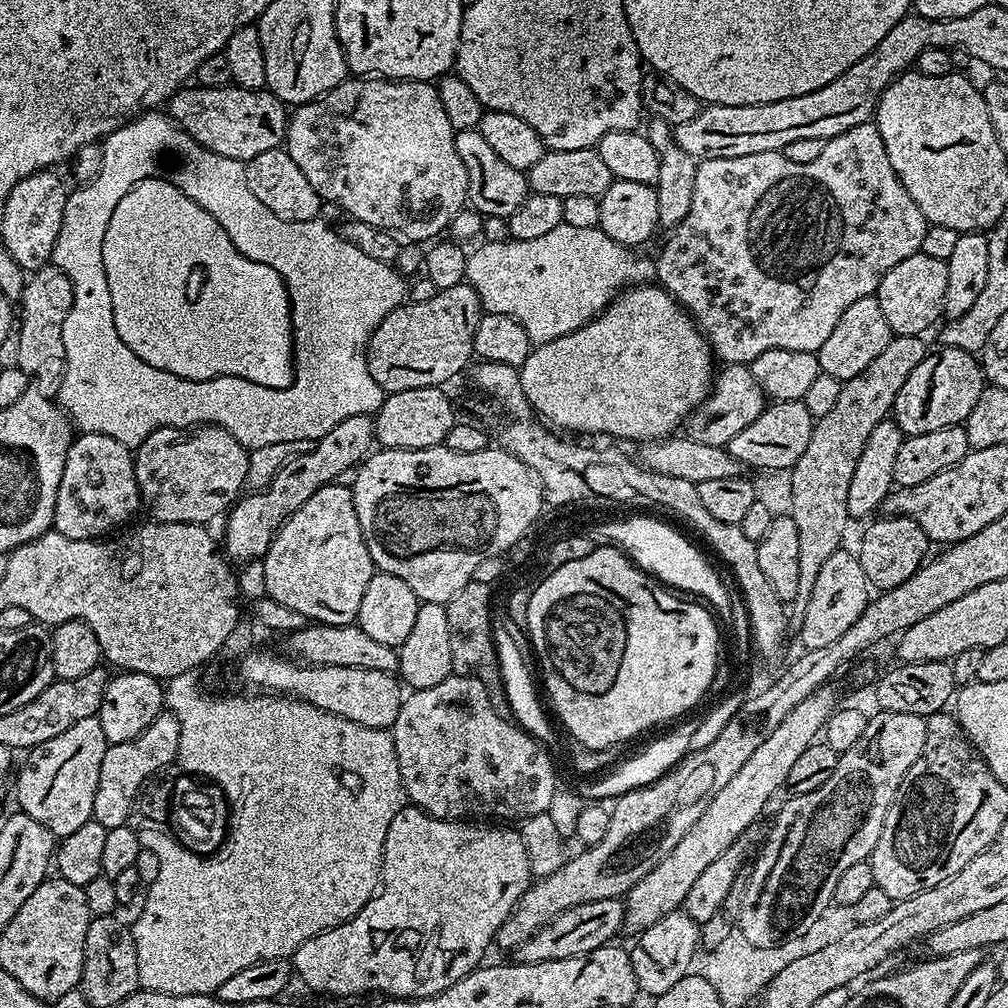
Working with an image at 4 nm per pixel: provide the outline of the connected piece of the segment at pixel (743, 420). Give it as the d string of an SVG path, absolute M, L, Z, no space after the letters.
M724 364L715 373L707 398L693 408L686 421L686 434L694 442L702 442L705 446L727 448L730 438L735 438L766 407L766 397L762 386L754 378L751 367L746 364Z

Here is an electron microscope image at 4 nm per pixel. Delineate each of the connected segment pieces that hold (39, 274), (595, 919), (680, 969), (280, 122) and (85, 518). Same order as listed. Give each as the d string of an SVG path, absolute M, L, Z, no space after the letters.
M53 264L35 269L24 283L23 294L18 301L18 331L16 339L17 367L24 372L35 374L46 364L64 357L62 324L70 306L73 305L73 284L60 268Z
M617 898L615 900L599 900L598 902L586 902L582 906L574 906L570 910L566 910L562 914L558 914L549 922L546 926L542 926L532 935L530 938L526 938L526 942L522 942L519 946L514 949L514 960L518 964L533 964L534 962L550 962L551 960L557 960L558 958L574 958L575 956L581 956L586 954L590 950L598 950L603 948L605 944L613 943L617 938L616 935L621 935L622 929L624 927L624 906L625 901L623 899Z
M677 910L666 914L666 918L658 918L654 926L635 937L636 945L630 948L630 955L636 986L641 993L649 992L649 997L652 998L666 994L666 990L670 990L674 982L693 971L692 959L698 953L700 929L701 925L695 924L683 910Z
M184 86L166 101L166 112L176 127L214 154L245 162L264 150L285 143L289 113L274 93L259 88L202 88Z
M97 432L77 435L67 450L55 500L53 529L72 541L93 540L126 521L139 509L135 459L117 439Z

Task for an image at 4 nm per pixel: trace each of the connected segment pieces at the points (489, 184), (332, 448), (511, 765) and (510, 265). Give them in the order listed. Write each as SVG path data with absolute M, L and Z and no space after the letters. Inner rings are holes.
M475 128L457 132L456 149L458 158L462 158L462 166L466 166L467 203L479 212L481 217L507 218L510 214L514 214L514 210L518 210L518 206L522 206L522 202L526 202L530 189L535 195L557 196L562 201L570 198L570 194L586 194L599 198L611 186L614 179L610 166L602 162L596 148L546 150L542 158L528 168L526 175L514 170L514 166L509 166L507 162L502 162L502 158L494 154L494 149L486 143L486 138L482 138L480 131ZM528 184L532 188L528 188Z
M371 415L355 416L346 418L346 422L338 422L330 434L326 434L322 439L315 441L315 448L310 453L295 456L286 462L277 473L273 480L263 490L252 490L247 494L241 495L236 503L232 505L227 513L228 521L224 524L224 540L222 536L222 551L229 561L237 562L256 562L268 553L268 548L272 545L273 535L277 530L292 517L293 514L314 494L323 484L330 484L341 479L343 472L351 473L373 451L374 448L374 420Z
M453 674L438 682L438 686L409 691L401 701L398 718L390 731L405 797L439 820L491 818L496 822L519 822L547 812L550 798L556 793L556 768L548 757L549 749L519 724L500 717L494 706L490 706L486 686L473 676Z
M562 223L554 226L547 234L542 234L539 238L526 238L525 240L506 239L502 242L484 242L481 248L471 249L468 252L468 265L466 266L466 283L471 286L478 294L480 306L484 312L493 312L494 314L506 314L518 322L522 322L522 330L531 338L533 345L539 346L546 342L554 342L554 338L562 338L574 330L589 324L594 317L602 311L606 305L623 289L629 286L639 286L656 280L656 261L644 256L635 256L631 247L614 242L610 234L606 234L599 226L594 228L583 228L582 226L570 226Z

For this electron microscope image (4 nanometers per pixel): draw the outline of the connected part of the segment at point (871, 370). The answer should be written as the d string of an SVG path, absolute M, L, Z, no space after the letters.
M897 336L854 378L843 381L838 394L838 402L830 409L830 414L819 417L812 425L810 442L802 458L790 470L792 477L793 508L791 516L798 526L798 594L790 602L786 612L789 629L800 627L810 602L810 590L814 590L814 578L826 563L826 558L834 554L845 543L844 531L848 528L850 517L846 506L846 494L850 491L850 478L854 478L854 466L866 450L866 442L878 422L889 419L896 401L898 390L906 383L906 378L914 374L918 362L930 354L924 345L925 337Z

